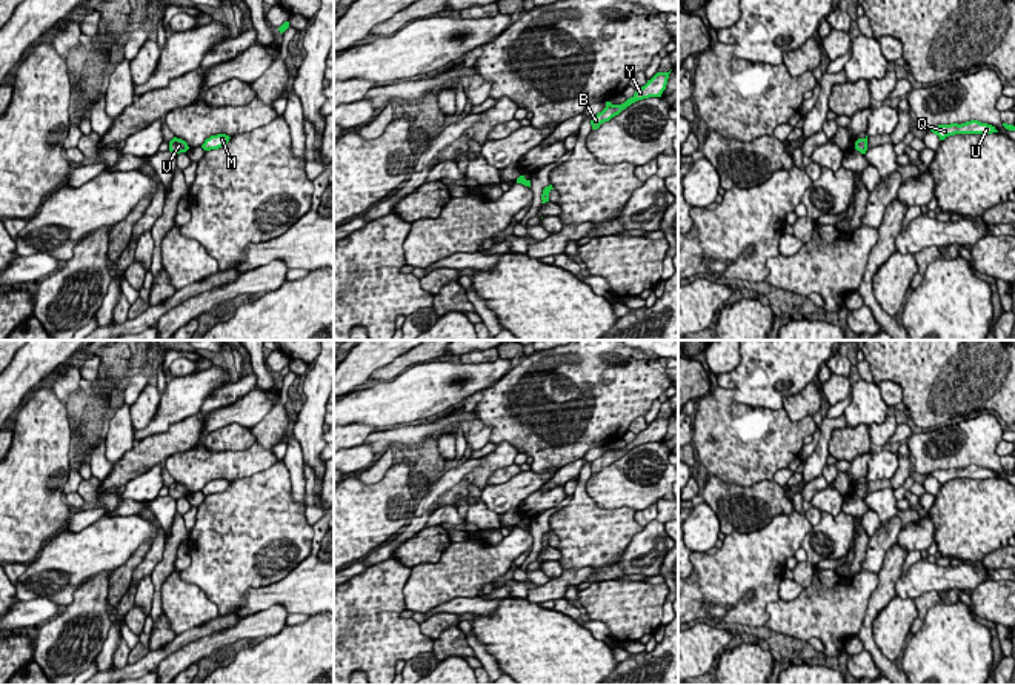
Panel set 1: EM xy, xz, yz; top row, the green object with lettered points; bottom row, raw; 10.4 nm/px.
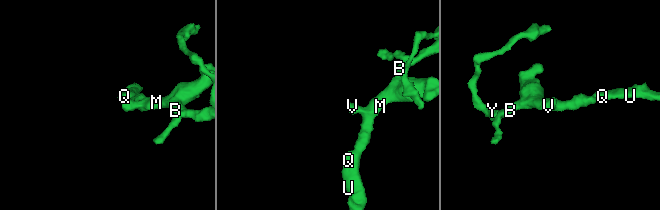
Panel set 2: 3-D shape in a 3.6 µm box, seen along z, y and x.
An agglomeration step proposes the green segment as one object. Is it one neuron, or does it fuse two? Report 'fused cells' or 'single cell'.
single cell

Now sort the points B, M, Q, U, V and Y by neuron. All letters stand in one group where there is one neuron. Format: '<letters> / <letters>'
B M Q U V Y

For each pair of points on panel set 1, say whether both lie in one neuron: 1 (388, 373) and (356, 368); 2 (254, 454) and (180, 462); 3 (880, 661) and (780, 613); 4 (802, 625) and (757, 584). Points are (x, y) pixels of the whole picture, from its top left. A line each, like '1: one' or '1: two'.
1: two
2: one
3: two
4: two

